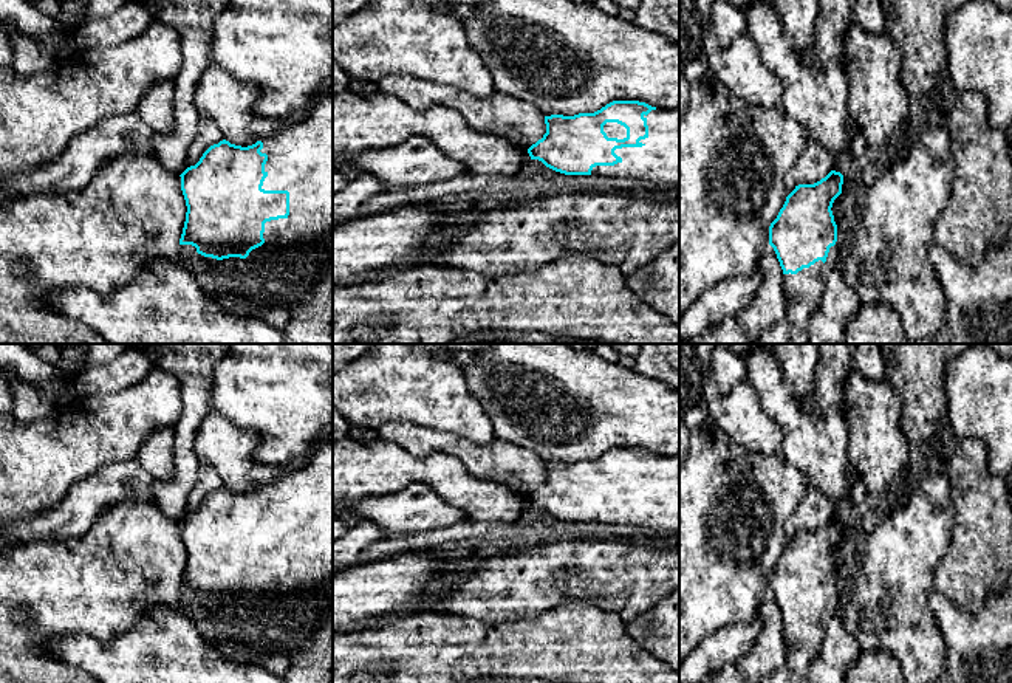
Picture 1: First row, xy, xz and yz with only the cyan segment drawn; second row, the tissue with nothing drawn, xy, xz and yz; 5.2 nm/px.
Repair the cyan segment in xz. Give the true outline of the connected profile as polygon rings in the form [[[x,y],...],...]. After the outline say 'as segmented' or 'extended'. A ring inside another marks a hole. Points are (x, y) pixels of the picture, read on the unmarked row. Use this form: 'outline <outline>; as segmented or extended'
outline [[[613,448],[594,460],[545,463],[546,480],[528,496],[531,506],[565,522],[679,530],[679,457]]]; extended

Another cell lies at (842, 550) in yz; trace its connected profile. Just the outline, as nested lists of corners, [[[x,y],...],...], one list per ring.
[[[843,527],[842,541],[834,547],[833,554],[831,554],[834,568],[837,571],[837,578],[842,575],[842,571],[845,568],[846,558],[850,556],[850,553],[851,553],[851,548],[848,544],[848,536],[845,533],[845,527]]]

